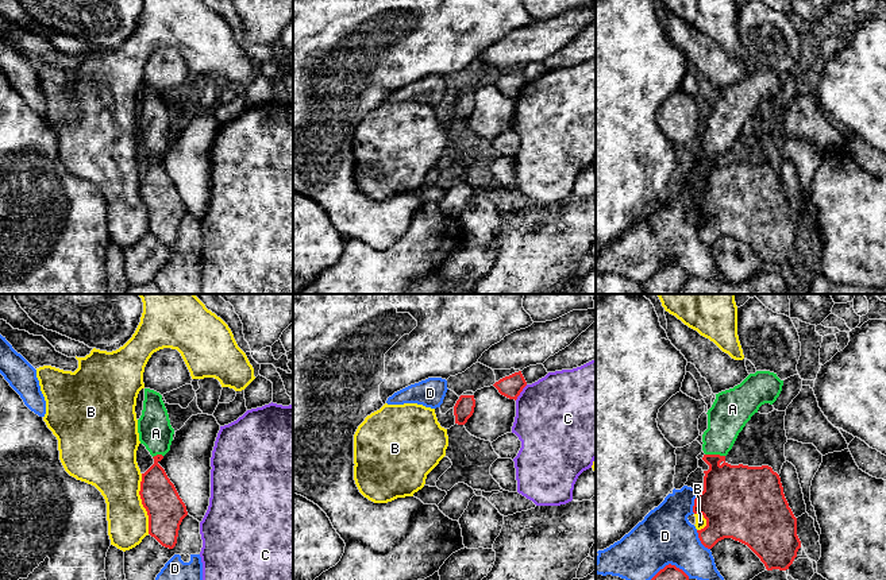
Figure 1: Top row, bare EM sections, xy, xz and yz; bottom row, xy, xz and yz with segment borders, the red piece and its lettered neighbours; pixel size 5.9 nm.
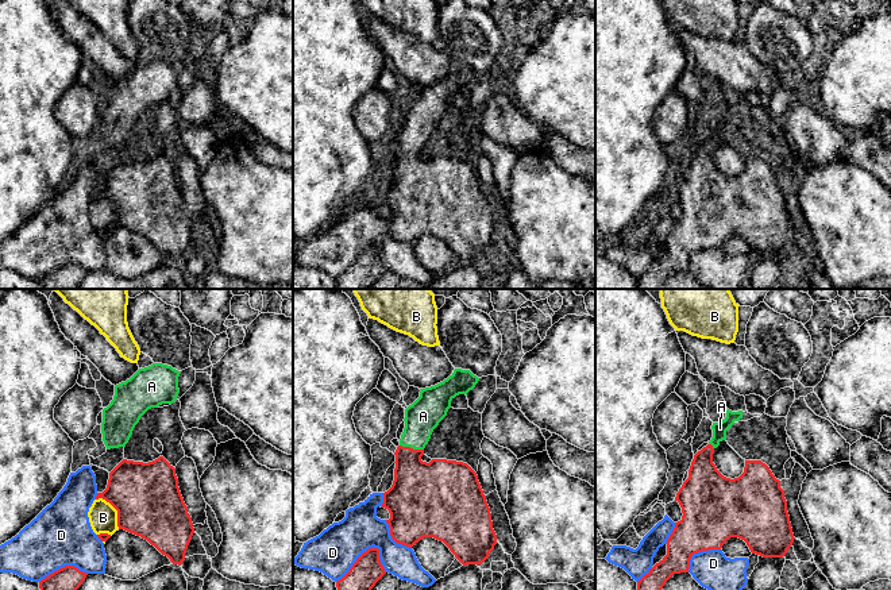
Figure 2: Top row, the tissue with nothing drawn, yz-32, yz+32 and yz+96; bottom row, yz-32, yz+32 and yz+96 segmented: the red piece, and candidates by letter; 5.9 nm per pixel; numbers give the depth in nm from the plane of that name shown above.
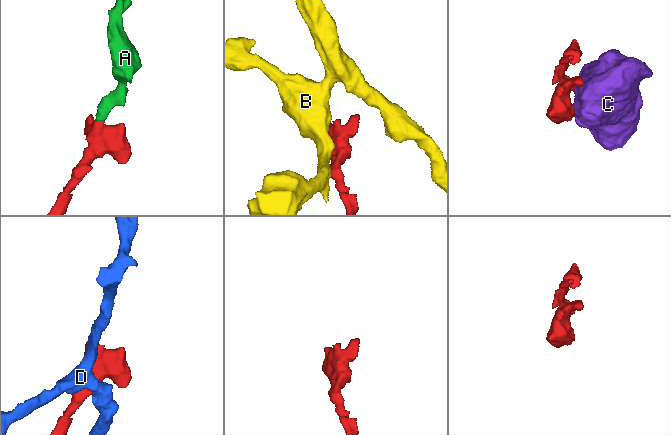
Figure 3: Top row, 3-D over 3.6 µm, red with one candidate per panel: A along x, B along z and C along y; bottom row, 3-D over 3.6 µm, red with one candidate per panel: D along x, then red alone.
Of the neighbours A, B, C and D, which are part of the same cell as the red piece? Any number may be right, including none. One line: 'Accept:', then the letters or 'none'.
Accept: A

